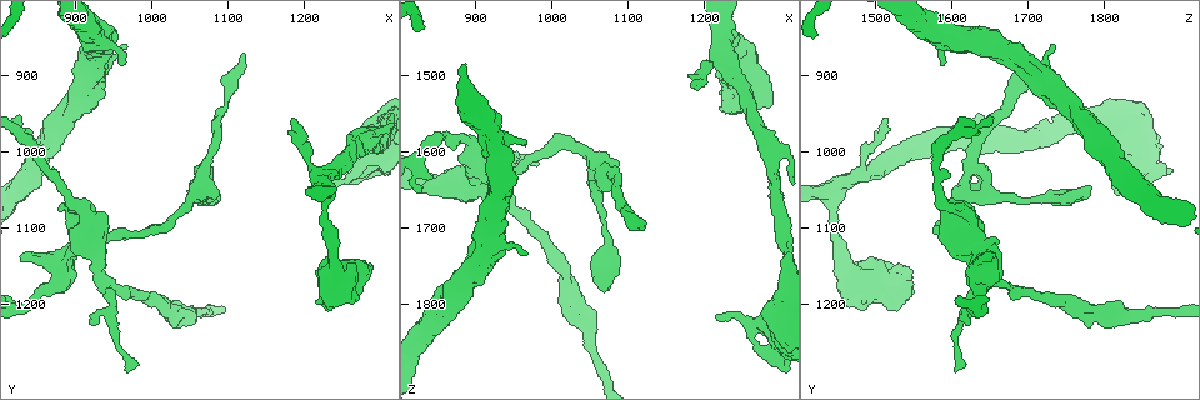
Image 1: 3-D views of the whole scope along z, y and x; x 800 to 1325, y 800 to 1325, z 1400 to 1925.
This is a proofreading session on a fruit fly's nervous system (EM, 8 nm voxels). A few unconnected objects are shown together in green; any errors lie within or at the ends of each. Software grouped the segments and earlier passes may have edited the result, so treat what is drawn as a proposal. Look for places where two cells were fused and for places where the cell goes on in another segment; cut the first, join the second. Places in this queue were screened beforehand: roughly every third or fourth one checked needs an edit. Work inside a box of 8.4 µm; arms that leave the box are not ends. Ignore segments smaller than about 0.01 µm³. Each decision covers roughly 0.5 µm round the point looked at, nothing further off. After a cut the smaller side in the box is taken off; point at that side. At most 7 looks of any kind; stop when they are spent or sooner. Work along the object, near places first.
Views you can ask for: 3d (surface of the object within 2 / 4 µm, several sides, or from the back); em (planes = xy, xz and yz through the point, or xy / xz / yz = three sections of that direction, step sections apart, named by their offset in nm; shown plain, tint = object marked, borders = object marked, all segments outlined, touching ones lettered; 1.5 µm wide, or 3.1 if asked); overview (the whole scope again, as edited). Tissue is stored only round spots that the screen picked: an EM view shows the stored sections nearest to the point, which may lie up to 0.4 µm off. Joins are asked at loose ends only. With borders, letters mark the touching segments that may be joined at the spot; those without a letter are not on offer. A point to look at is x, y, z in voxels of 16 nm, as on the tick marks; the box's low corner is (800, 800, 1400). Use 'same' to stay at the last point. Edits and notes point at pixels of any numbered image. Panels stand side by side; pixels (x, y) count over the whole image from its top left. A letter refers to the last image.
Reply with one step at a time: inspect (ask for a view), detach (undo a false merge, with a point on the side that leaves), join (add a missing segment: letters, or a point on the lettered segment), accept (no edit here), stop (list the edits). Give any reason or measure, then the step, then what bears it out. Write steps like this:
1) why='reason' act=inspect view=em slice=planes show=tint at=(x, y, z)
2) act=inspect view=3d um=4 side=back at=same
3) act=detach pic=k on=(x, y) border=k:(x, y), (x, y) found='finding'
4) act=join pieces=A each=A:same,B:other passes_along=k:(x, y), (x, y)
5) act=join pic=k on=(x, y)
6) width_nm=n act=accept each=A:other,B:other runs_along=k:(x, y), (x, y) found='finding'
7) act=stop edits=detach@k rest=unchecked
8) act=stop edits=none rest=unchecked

why='thick turns thin' act=inspect view=em slice=planes show=tint at=(1235, 1125, 1455)

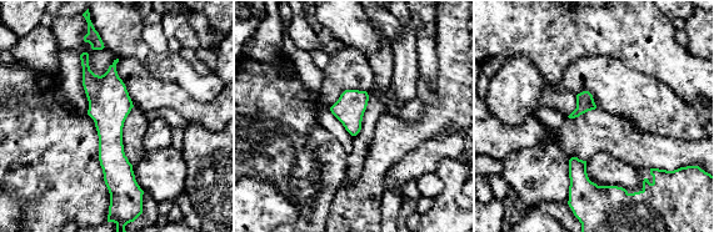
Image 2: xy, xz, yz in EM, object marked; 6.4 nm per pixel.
why='see the neighbours' act=inspect view=em slice=planes show=borders at=same

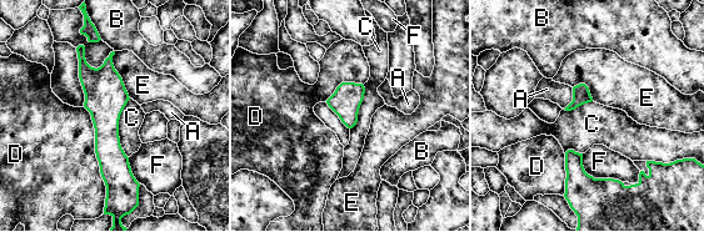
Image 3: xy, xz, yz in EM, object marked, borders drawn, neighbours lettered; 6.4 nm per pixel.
longest_contact=D:600nm act=accept each=A:other,B:other,C:other,D:other,E:other,F:other runs_along=3:(80, 49), (105, 92), (115, 185) found='one cell here'

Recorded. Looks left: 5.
why='free end' act=inspect view=em slice=planes show=tint at=(960, 885, 1585)

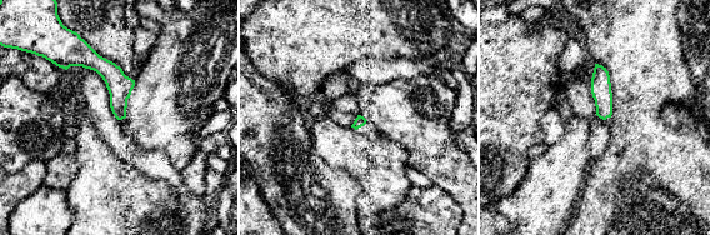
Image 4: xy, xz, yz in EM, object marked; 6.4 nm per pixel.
act=inspect view=em slice=planes show=borders at=same

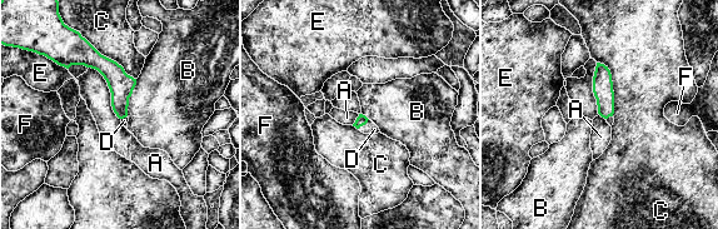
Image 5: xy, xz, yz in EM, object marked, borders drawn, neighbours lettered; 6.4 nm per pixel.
act=join pieces=D each=A:other,B:other,C:other,D:same,E:other,F:other found='the cell continues'

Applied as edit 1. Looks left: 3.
why='narrows sharply' act=inspect view=3d um=2 at=(950, 1255, 1605)

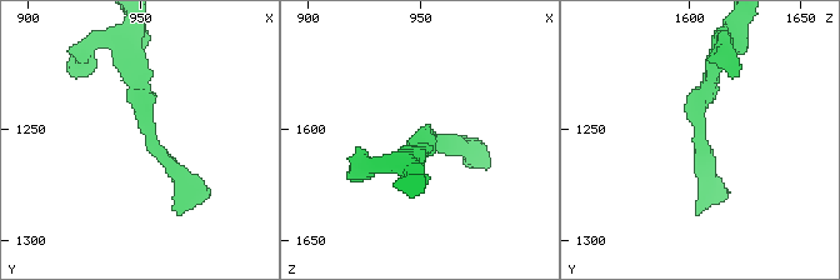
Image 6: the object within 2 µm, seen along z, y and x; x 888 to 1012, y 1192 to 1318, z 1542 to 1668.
act=inspect view=em slice=xy step=8 show=tint at=(951, 1251, 1604)

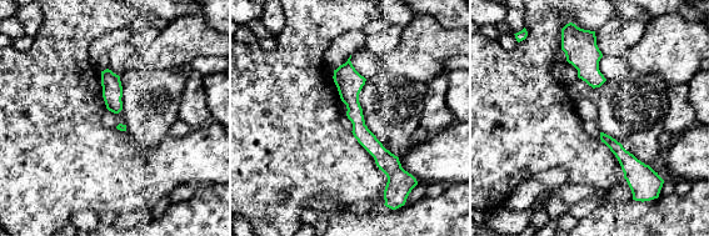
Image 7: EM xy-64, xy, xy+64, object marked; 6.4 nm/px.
act=inspect view=em slice=planes show=borders at=same

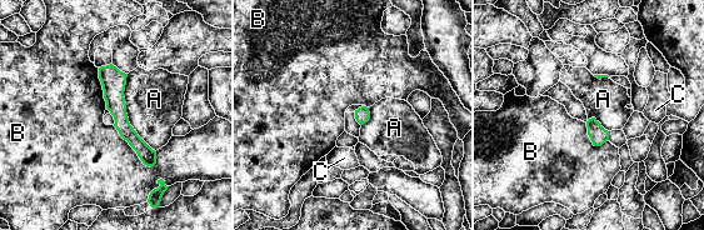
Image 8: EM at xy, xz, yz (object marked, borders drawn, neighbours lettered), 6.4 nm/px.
width_nm=90 act=accept each=A:other,B:other,C:other runs_along=8:(101, 70), (150, 163) found='one cell here'

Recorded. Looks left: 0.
act=stop edits=join@5 rest=unchecked

